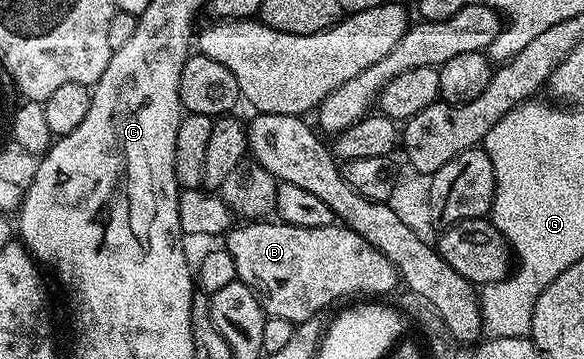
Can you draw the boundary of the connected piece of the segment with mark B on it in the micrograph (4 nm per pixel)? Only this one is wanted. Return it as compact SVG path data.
M259 219L249 223L238 223L233 226L225 234L224 248L230 252L233 261L236 262L236 275L238 280L243 281L262 302L262 309L266 312L267 317L279 317L280 319L288 319L292 322L307 321L313 317L319 316L329 307L333 301L338 301L341 297L354 297L357 293L386 293L390 289L390 285L386 281L395 280L396 274L394 266L389 263L383 263L384 258L381 253L376 251L376 247L372 247L372 243L368 243L360 235L356 235L356 231L352 231L346 225L335 223L333 225L325 225L324 227L300 227L299 225L287 225L278 219Z

